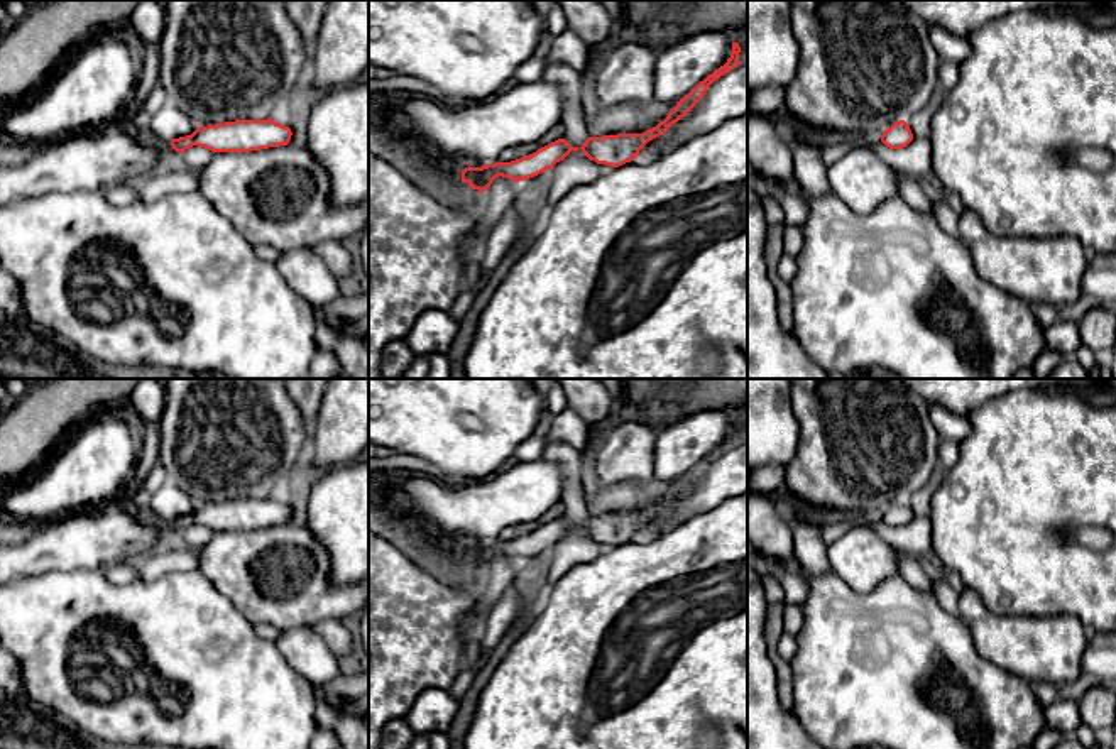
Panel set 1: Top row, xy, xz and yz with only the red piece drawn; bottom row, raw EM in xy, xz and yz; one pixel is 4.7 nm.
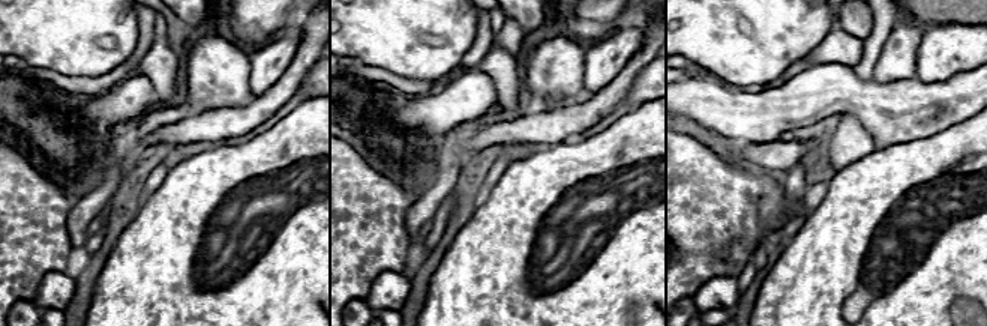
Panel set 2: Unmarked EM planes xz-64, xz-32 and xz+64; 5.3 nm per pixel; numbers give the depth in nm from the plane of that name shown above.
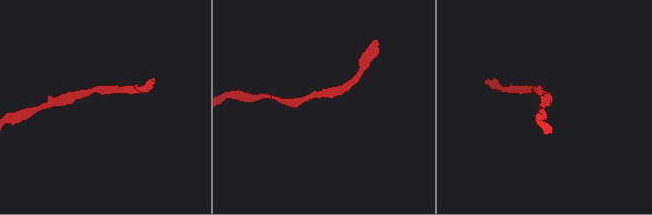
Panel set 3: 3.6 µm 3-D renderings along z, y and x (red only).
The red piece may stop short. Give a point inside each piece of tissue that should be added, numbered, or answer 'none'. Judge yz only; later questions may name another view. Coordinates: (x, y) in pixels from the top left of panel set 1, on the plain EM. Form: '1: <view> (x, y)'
none

